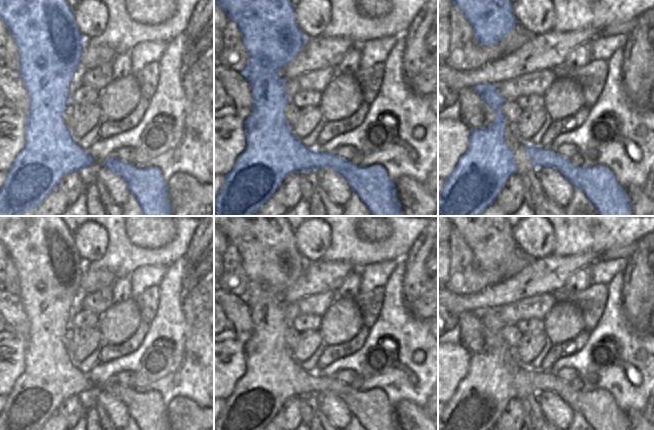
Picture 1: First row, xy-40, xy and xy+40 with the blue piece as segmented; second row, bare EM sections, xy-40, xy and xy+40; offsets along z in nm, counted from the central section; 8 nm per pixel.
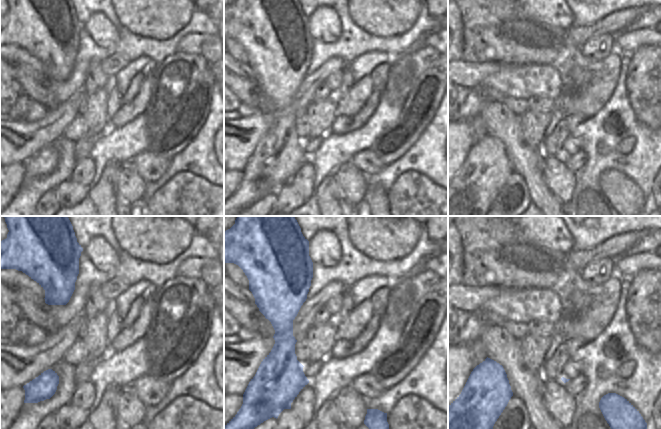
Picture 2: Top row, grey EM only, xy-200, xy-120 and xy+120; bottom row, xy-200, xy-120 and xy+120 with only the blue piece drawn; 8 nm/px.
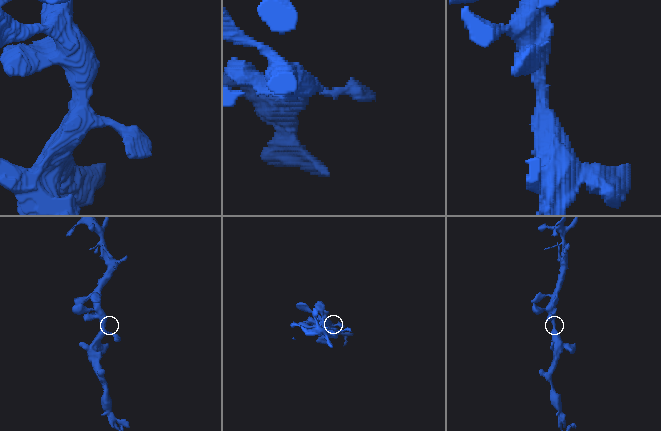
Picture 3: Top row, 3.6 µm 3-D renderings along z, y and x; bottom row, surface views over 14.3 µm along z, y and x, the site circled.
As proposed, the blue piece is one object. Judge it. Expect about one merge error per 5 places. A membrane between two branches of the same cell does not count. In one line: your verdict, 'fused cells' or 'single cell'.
single cell

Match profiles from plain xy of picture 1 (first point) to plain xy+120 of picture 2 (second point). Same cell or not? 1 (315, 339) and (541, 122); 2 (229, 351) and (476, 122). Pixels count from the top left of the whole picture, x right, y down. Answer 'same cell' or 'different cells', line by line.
1: same cell
2: different cells

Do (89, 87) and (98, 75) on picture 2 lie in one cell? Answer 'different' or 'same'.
same

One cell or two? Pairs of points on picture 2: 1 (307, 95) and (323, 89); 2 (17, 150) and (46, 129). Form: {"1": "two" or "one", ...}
{"1": "two", "2": "one"}

